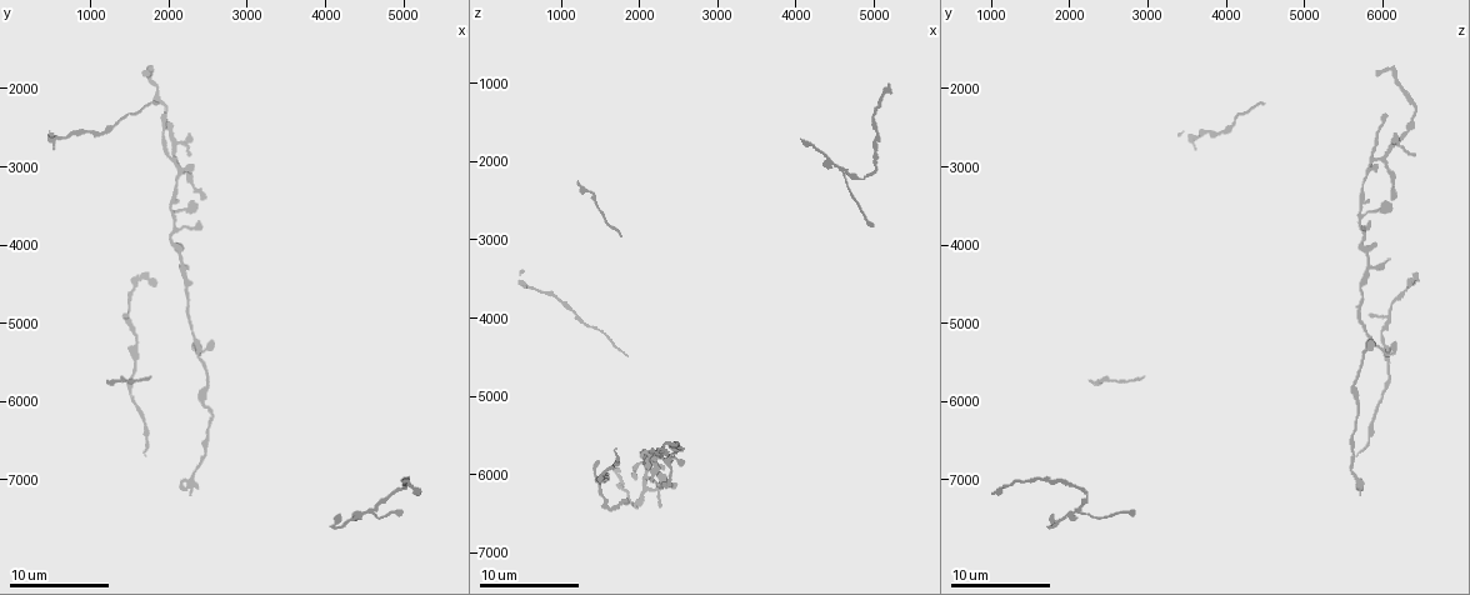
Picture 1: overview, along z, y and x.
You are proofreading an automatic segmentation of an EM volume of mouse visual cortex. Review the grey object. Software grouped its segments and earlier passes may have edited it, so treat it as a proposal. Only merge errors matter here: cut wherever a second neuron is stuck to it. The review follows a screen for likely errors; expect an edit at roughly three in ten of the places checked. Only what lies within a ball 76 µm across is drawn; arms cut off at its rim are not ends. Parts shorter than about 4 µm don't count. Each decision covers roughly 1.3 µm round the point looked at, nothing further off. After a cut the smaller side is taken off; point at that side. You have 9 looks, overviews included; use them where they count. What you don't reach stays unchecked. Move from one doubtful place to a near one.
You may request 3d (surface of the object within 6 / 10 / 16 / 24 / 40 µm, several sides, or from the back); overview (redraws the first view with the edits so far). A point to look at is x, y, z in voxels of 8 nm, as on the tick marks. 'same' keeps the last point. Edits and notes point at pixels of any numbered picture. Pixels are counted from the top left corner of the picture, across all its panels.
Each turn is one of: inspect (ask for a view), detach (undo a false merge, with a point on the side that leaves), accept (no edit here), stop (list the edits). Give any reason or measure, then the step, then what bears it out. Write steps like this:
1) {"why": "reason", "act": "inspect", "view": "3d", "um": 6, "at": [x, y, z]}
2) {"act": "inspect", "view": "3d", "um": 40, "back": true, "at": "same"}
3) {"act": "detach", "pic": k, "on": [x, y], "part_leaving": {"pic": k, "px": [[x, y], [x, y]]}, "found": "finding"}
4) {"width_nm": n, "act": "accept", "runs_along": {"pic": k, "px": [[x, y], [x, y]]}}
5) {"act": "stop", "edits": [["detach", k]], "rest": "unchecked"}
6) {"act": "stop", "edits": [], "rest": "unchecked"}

{"why": "three arms meet", "act": "inspect", "view": "3d", "um": 6, "at": [2150, 4300, 5900]}

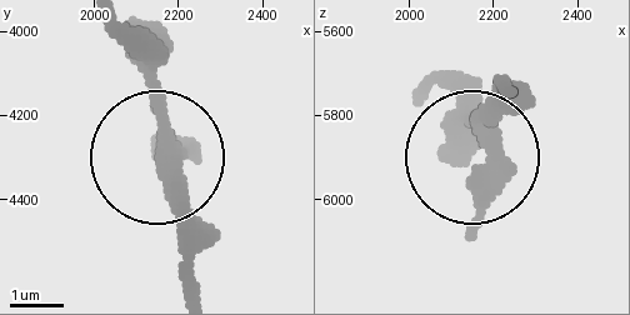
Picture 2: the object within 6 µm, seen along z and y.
{"width_nm": 330, "act": "accept", "found": "all the same neuron"}

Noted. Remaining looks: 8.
{"why": "thin arm on a thick one", "act": "inspect", "view": "3d", "um": 6, "at": [1600, 4400, 6450]}

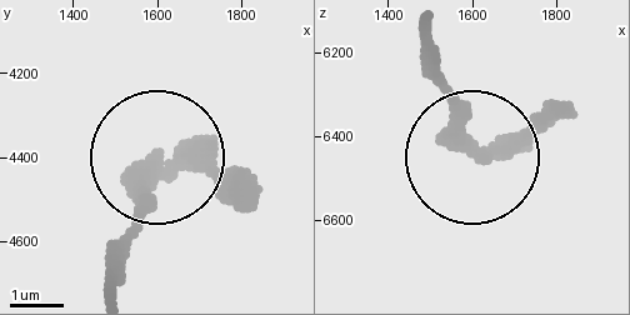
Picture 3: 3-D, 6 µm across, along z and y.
{"why": "other side", "act": "inspect", "view": "3d", "um": 6, "back": true, "at": [1600, 4430, 6415]}

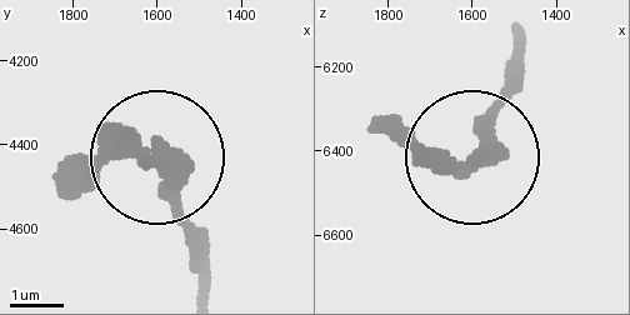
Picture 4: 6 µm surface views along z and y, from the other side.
{"width_nm": 330, "act": "accept", "found": "one neuron here"}

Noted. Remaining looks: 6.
{"why": "three-way junction", "act": "inspect", "view": "3d", "um": 10, "at": [2300, 5200, 5850]}

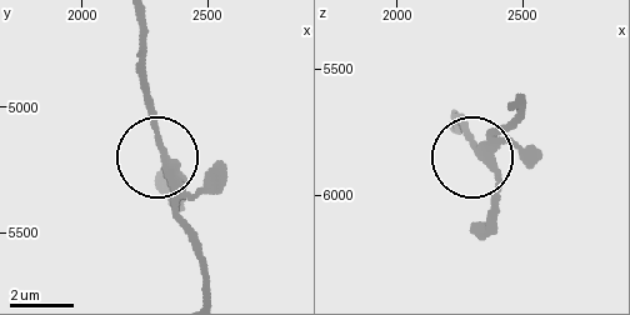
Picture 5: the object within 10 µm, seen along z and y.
{"width_nm": 240, "act": "accept", "runs_along": {"pic": 5, "px": [[163, 158], [146, 64]]}, "found": "continuous, no second neuron"}

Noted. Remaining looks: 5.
{"why": "small branch off a trunk", "act": "inspect", "view": "3d", "um": 10, "at": [2050, 2900, 6050]}

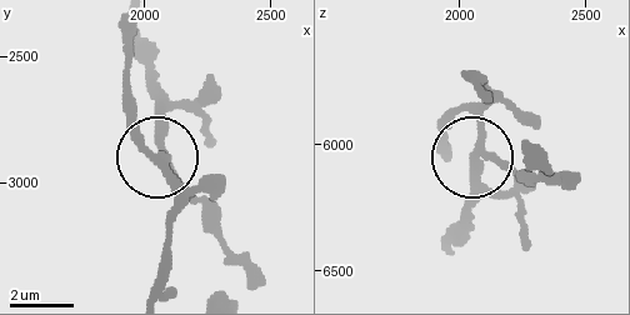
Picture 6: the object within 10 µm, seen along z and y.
{"why": "closer look", "act": "inspect", "view": "3d", "um": 6, "at": "same"}

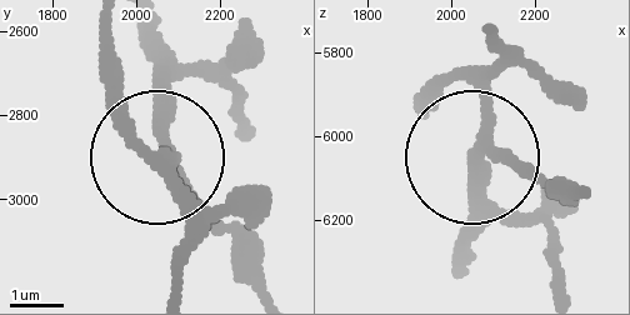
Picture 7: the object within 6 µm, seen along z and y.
{"width_nm": 240, "act": "accept", "found": "all the same neuron"}

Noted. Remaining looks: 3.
{"act": "stop", "edits": [], "rest": "unchecked"}

